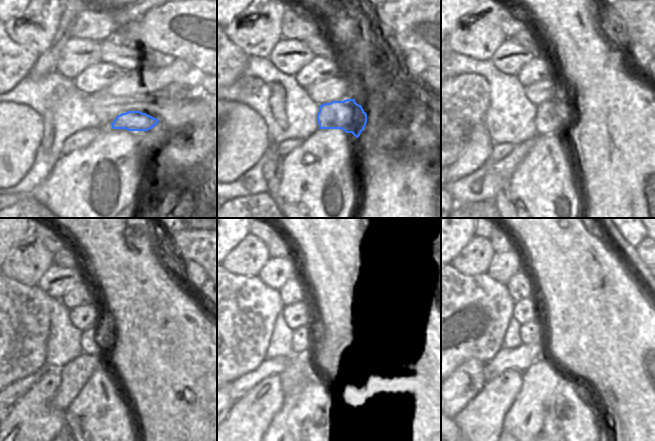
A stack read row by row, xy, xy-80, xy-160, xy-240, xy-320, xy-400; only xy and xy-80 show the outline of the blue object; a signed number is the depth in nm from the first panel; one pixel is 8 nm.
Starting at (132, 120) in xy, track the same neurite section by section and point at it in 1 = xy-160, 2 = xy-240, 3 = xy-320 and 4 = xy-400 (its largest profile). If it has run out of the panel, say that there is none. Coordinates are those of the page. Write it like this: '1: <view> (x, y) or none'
1: xy-160 (554, 114)
2: xy-240 (92, 343)
3: xy-320 (306, 338)
4: xy-400 (530, 333)

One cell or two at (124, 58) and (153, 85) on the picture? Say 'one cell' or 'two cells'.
two cells

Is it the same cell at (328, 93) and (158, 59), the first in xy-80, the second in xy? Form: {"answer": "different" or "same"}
{"answer": "different"}

